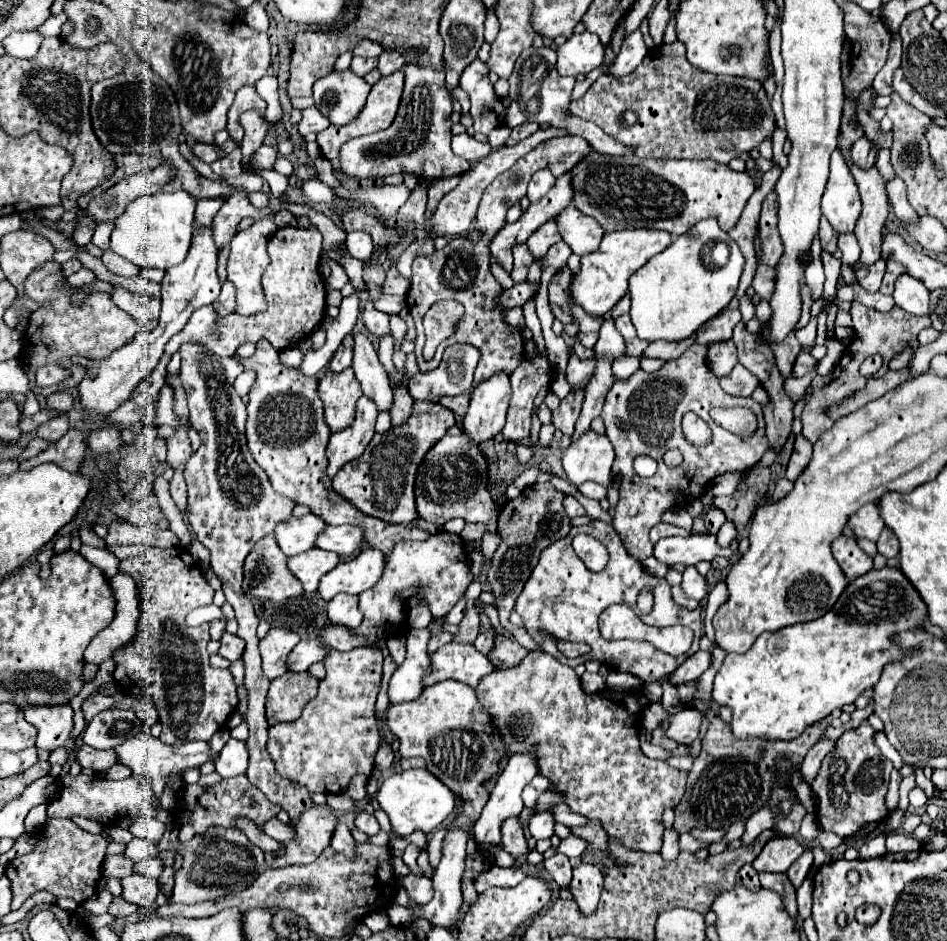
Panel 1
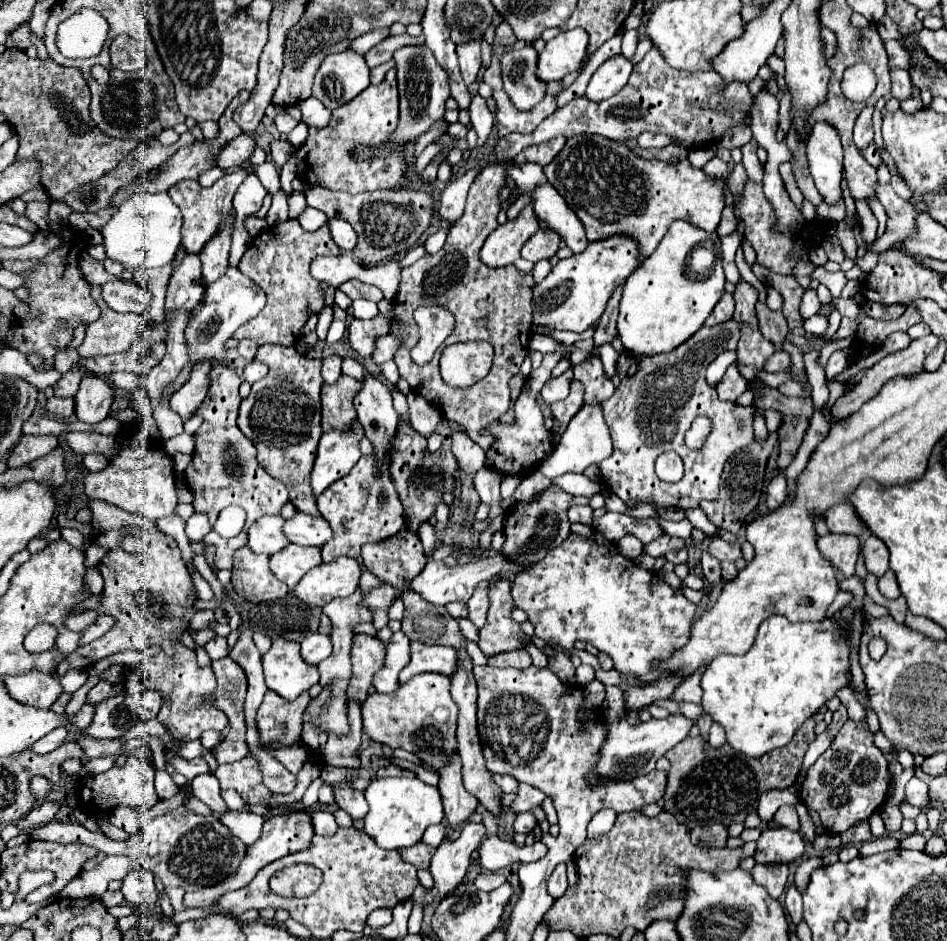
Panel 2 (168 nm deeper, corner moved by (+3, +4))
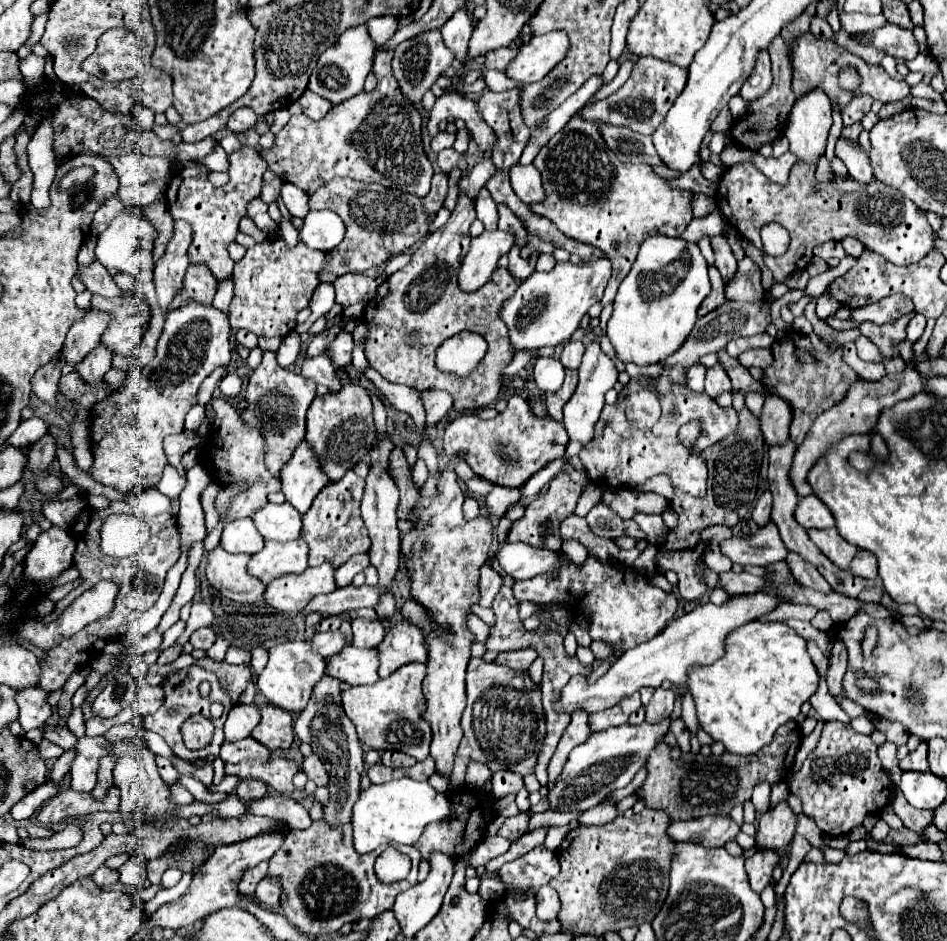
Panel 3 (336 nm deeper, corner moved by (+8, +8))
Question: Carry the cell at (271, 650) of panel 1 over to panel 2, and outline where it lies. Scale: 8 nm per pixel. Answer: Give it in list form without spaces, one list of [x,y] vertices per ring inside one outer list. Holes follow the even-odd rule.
[[[276,639],[270,651],[262,657],[266,687],[278,693],[284,701],[294,701],[300,693],[318,683],[316,665],[306,665],[300,655],[300,643]]]

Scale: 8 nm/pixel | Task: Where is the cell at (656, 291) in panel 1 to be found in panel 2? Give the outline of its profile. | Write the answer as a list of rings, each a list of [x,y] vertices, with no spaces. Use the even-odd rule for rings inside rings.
[[[674,221],[668,227],[664,239],[658,243],[656,251],[626,279],[620,299],[620,315],[616,321],[618,335],[626,351],[644,357],[670,353],[704,325],[706,317],[712,313],[714,305],[722,297],[726,283],[720,257],[716,257],[710,277],[692,281],[684,275],[688,255],[696,245],[704,241],[708,241],[706,231],[690,227],[690,223]]]

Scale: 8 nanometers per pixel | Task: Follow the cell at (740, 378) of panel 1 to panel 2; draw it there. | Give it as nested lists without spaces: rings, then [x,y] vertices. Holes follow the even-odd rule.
[[[736,365],[728,367],[722,381],[716,385],[718,397],[722,401],[736,401],[744,391],[748,391],[748,381],[738,373]]]

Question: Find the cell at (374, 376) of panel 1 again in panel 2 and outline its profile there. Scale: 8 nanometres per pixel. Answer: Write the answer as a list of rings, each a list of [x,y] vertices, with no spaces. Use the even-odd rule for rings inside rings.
[[[364,373],[366,381],[362,391],[356,395],[356,411],[358,421],[364,427],[364,435],[374,445],[374,455],[378,465],[382,463],[384,455],[392,449],[392,439],[398,429],[398,413],[392,407],[392,393],[390,389],[374,375]]]

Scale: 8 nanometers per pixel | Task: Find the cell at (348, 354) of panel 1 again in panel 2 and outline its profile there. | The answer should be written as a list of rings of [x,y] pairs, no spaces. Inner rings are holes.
[[[330,355],[322,361],[322,377],[324,377],[326,385],[332,385],[338,381],[340,367],[342,367],[342,357],[338,357],[338,355]]]

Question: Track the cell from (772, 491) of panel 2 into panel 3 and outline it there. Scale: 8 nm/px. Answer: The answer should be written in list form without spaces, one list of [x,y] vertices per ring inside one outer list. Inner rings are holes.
[[[765,491],[757,499],[757,503],[753,507],[753,519],[757,521],[759,527],[763,527],[769,521],[769,517],[771,517],[771,505],[773,505],[773,495],[771,495],[771,491]]]

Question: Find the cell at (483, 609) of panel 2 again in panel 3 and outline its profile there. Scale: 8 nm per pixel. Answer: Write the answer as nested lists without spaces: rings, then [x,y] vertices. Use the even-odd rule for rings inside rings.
[[[483,565],[479,571],[479,605],[481,607],[491,607],[497,591],[501,587],[501,577],[497,575],[497,571],[493,571],[491,565]]]

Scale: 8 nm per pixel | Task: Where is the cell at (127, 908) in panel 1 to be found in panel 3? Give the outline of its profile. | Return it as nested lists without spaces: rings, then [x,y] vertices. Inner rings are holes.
[[[105,865],[99,867],[91,877],[93,877],[93,881],[95,881],[99,887],[111,887],[111,885],[115,885],[115,883],[119,881],[119,873],[113,871],[113,869],[107,869]]]

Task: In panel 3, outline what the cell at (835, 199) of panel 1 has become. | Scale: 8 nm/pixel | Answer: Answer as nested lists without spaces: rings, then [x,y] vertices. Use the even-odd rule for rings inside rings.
[[[815,89],[809,95],[795,101],[789,117],[785,135],[791,143],[791,153],[809,165],[817,165],[825,155],[825,145],[831,129],[831,101]]]

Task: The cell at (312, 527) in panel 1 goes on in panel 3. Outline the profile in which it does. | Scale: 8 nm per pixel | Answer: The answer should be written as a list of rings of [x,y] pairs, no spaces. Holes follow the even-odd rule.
[[[237,519],[223,529],[221,547],[229,553],[251,553],[255,555],[265,545],[257,527],[253,527],[253,519]]]

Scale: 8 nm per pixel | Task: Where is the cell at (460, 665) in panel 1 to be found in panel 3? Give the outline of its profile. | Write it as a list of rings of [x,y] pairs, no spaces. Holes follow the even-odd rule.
[[[399,621],[381,641],[379,659],[381,677],[389,677],[393,671],[397,671],[397,667],[403,667],[405,663],[427,663],[429,649],[425,643],[425,635],[421,635],[421,631],[415,625]]]

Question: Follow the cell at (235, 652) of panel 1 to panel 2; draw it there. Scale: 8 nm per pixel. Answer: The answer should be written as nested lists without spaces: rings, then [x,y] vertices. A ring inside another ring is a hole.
[[[224,637],[210,639],[210,641],[204,645],[204,649],[206,649],[206,653],[210,655],[212,661],[222,659],[222,657],[226,657],[226,653],[228,653],[228,649],[226,649],[226,639],[224,639]]]

